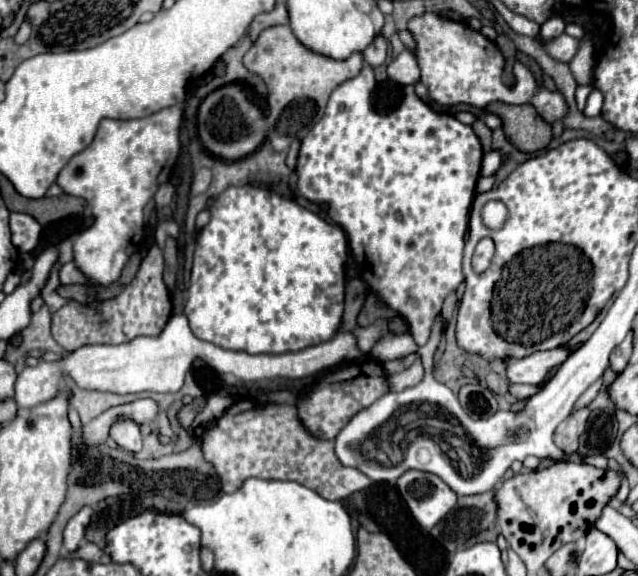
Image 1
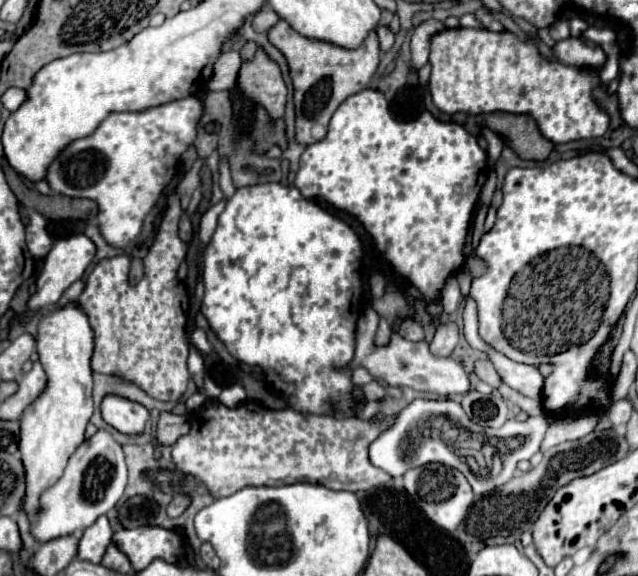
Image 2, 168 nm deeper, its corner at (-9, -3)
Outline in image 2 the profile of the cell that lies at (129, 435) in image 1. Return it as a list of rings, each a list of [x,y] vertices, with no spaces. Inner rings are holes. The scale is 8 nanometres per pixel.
[[[105,397],[101,413],[111,427],[125,435],[141,435],[149,421],[149,411],[143,405],[121,397]]]

